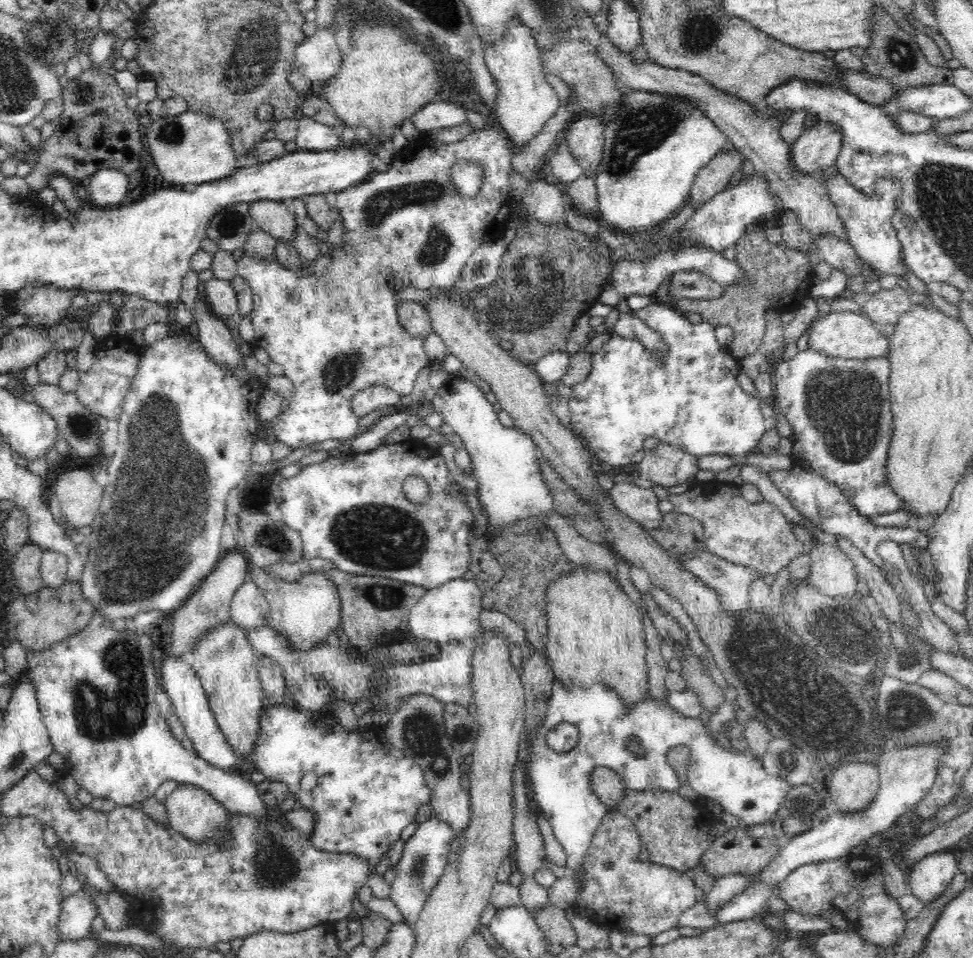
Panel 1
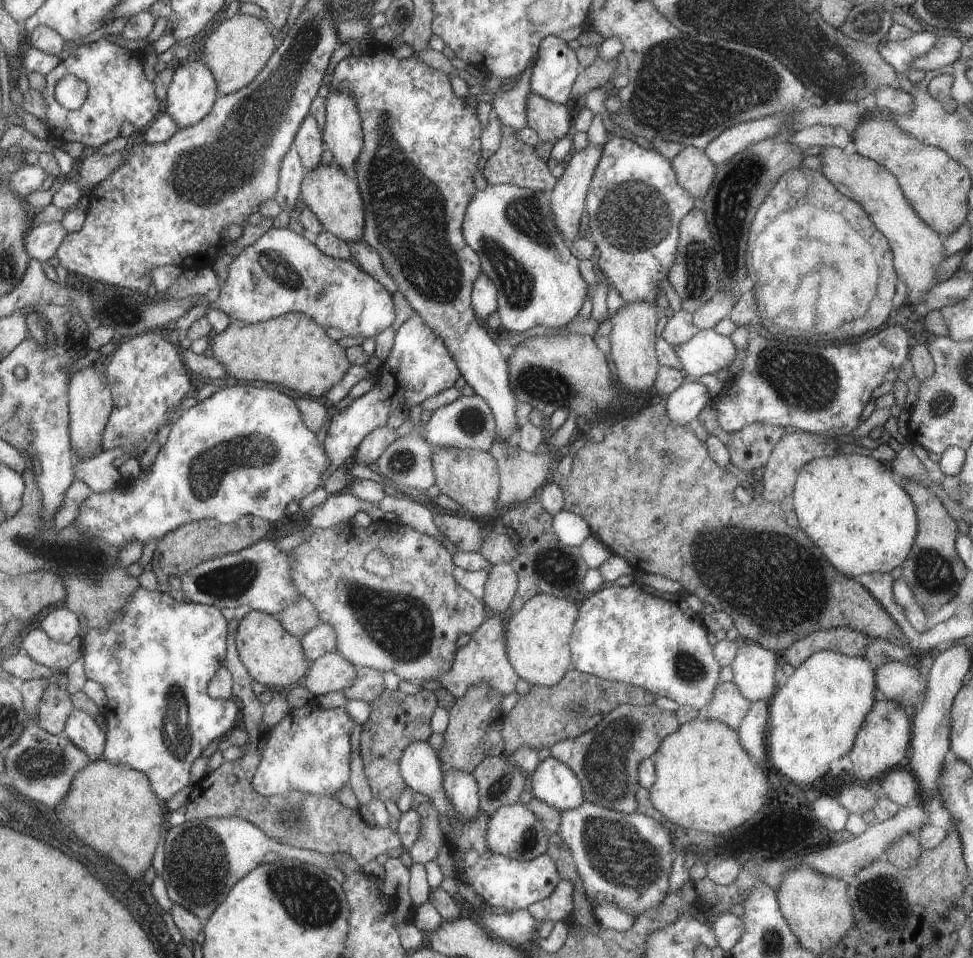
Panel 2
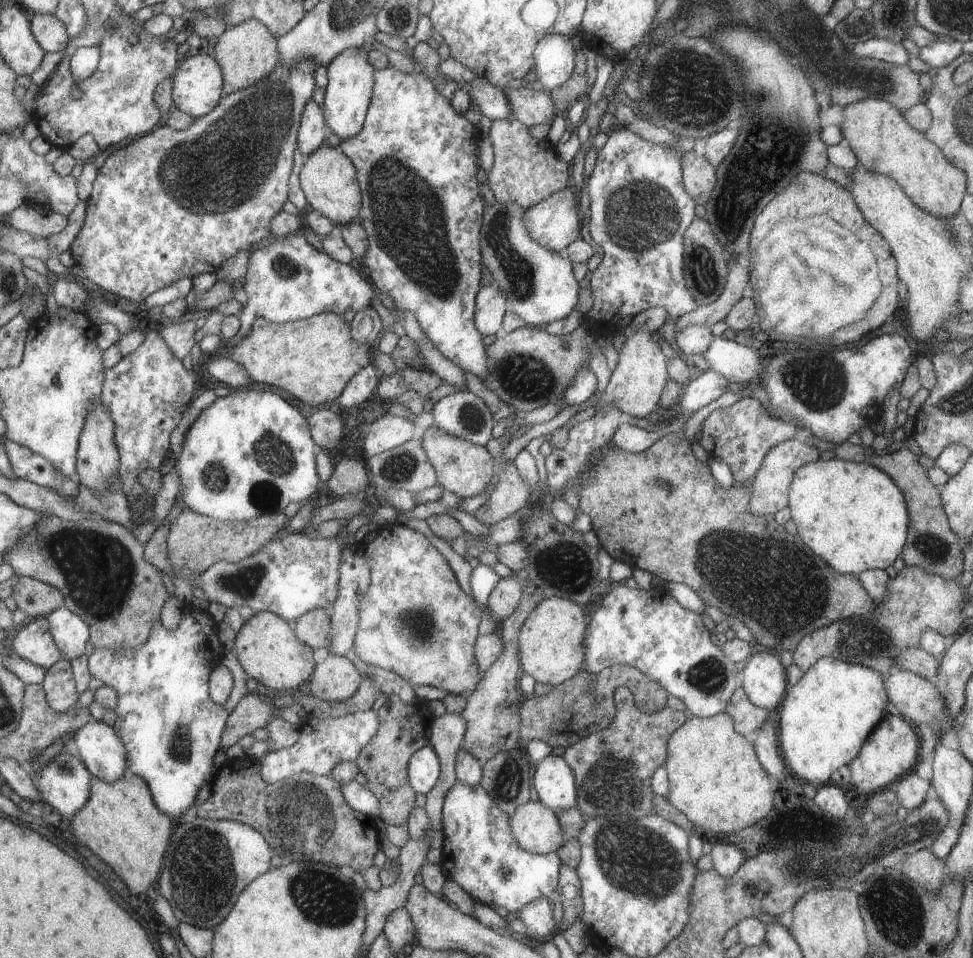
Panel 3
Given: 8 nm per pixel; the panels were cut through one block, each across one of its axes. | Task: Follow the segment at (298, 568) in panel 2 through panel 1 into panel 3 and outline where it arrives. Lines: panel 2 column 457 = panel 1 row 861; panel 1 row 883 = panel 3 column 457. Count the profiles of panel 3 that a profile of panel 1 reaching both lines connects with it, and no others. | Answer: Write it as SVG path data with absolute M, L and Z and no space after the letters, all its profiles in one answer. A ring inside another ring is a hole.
M394 522L380 526L359 548L359 552L370 566L371 581L360 603L360 624L354 637L352 656L395 672L416 688L436 686L462 696L474 692L484 678L484 672L480 672L475 658L482 608L478 608L478 604L460 588L454 571L440 551L430 544L424 534L401 522Z

